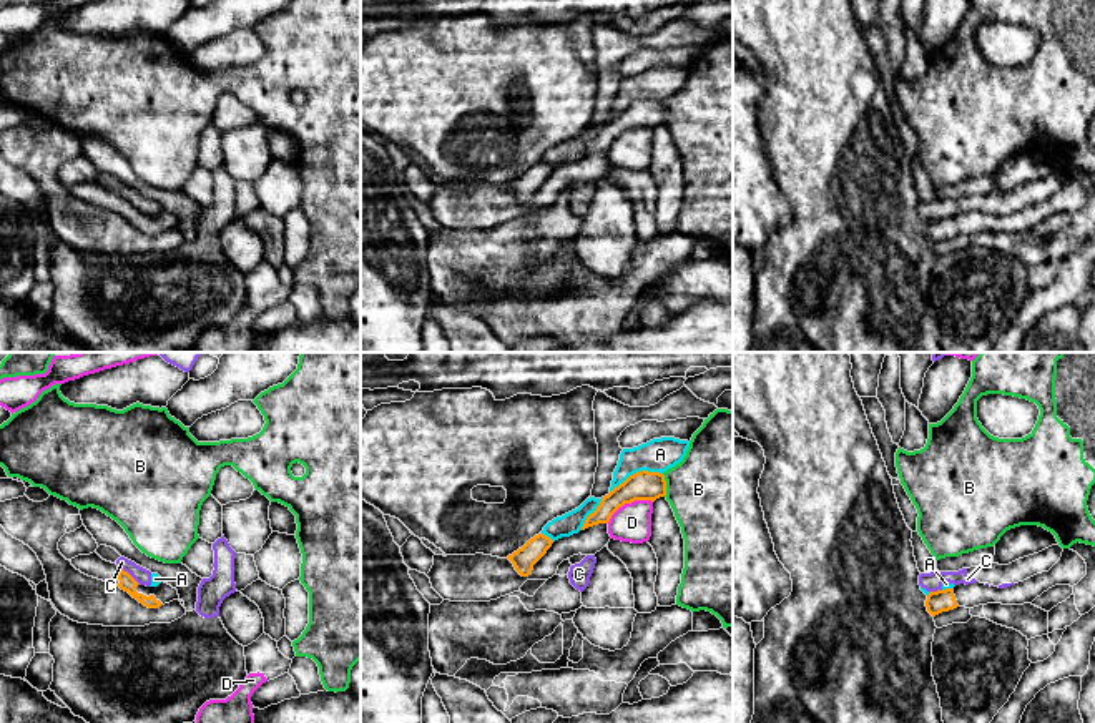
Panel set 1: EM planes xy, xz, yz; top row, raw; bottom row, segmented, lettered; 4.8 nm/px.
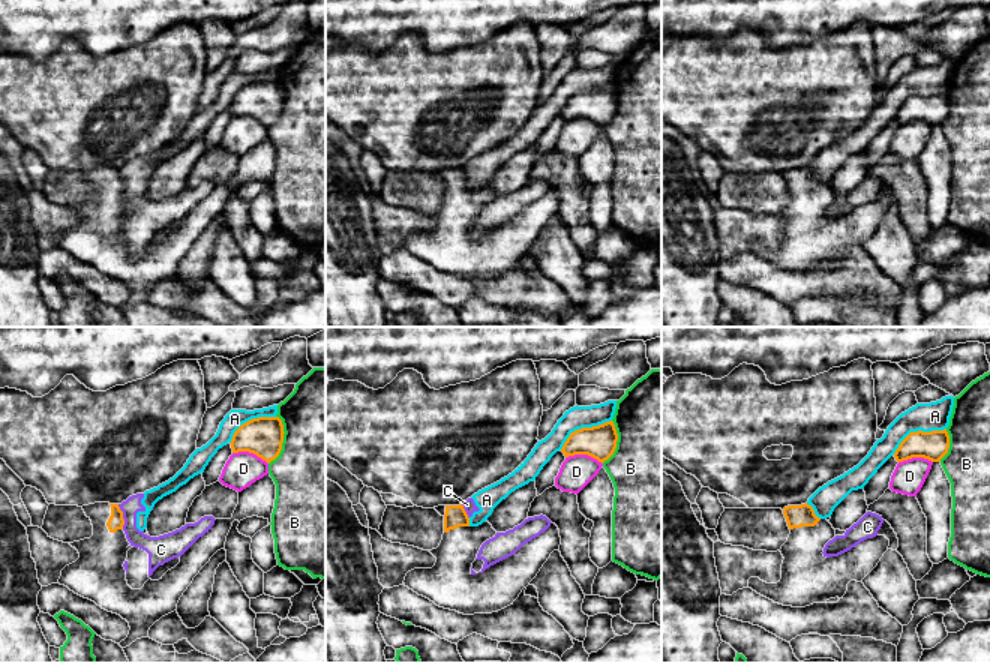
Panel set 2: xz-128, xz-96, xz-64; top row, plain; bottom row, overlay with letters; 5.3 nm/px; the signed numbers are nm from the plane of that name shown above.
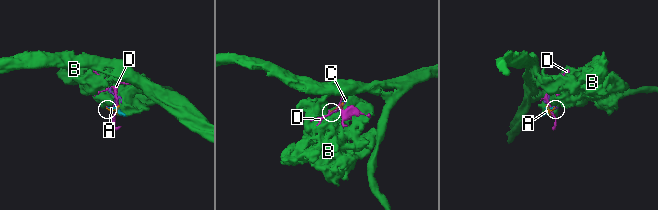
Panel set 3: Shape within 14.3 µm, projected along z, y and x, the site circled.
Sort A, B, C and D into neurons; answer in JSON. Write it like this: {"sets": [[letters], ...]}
{"sets": [["A", "C"], ["B"], ["D"]]}

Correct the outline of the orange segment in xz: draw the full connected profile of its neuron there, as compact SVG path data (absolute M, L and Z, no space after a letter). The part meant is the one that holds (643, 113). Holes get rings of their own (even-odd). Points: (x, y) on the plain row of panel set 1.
M641 98L630 103L623 111L615 115L608 123L605 123L593 141L590 141L582 155L582 158L608 151L611 143L635 128L651 128L666 123L666 108L660 100Z

